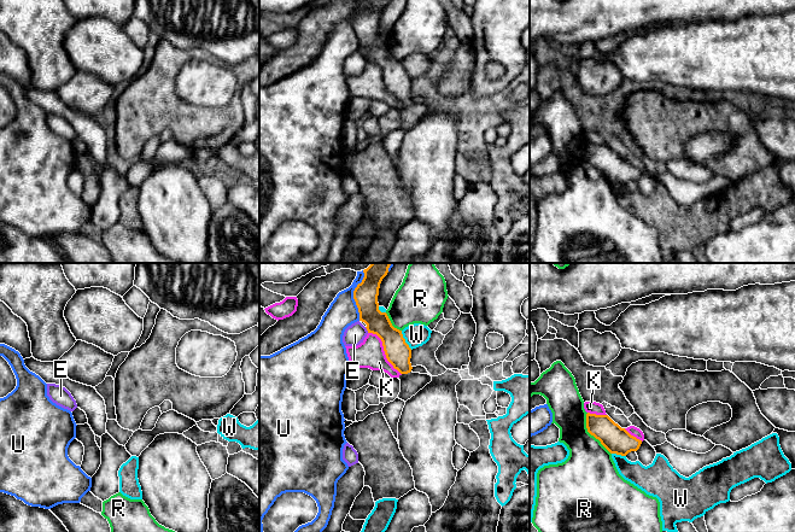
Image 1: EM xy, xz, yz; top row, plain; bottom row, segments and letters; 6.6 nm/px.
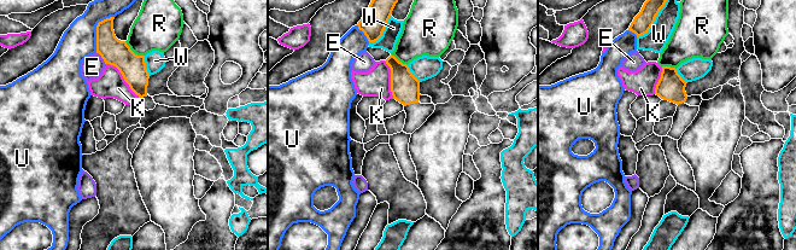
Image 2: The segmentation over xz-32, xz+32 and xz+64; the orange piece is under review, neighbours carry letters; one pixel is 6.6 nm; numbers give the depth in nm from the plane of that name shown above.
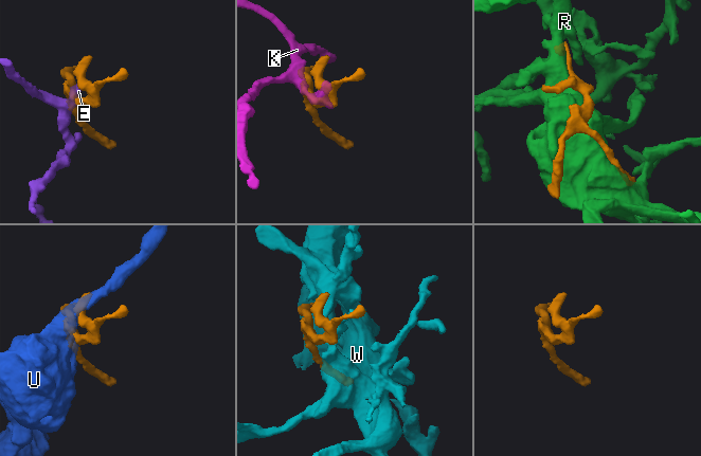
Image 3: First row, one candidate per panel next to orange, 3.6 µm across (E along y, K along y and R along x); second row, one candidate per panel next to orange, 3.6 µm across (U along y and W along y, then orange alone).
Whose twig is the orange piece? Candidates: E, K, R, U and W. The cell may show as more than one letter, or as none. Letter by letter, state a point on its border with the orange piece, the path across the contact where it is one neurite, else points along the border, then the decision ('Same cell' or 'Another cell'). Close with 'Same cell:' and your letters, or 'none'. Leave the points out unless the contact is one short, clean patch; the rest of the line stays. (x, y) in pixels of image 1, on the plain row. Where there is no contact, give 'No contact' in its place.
E: Touches orange at xz (367, 59). Boundary: xz (364, 57), (368, 62). Another cell
K: Touches orange at xz (384, 80). Another cell
R: Touches orange at yz (591, 164). Another cell
U: Touches orange at xz (354, 25). Another cell
W: Touches orange at xz (404, 70). Another cell
Same cell: none

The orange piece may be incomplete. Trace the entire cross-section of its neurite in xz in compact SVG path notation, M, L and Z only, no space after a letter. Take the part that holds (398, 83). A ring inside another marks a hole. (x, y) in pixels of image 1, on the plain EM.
M363 0L363 2L362 12L353 21L359 51L367 54L368 63L376 64L381 69L387 90L401 103L398 128L407 131L429 113L432 106L411 101L411 78L405 72L402 60L394 58L387 43L379 40L379 18L388 0Z

